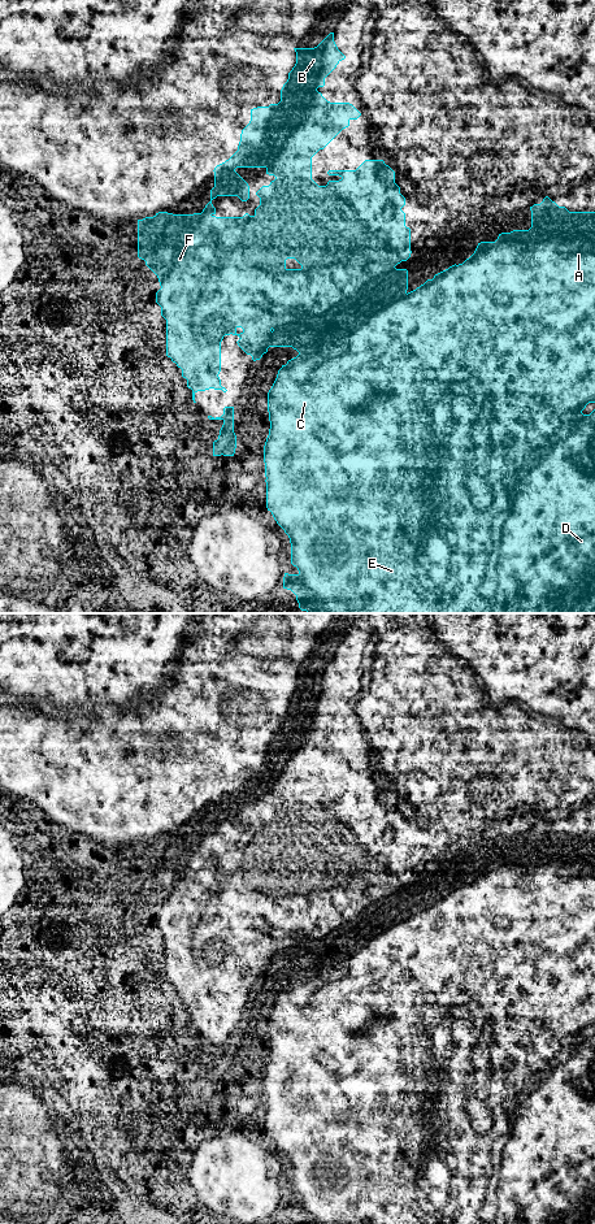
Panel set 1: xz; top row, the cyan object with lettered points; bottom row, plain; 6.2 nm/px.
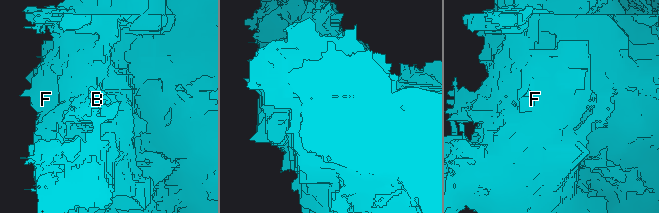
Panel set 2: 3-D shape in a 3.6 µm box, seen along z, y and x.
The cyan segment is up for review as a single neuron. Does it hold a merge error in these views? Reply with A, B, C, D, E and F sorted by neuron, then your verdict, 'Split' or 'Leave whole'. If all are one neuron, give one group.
Groups: A C D E / B F. Split

